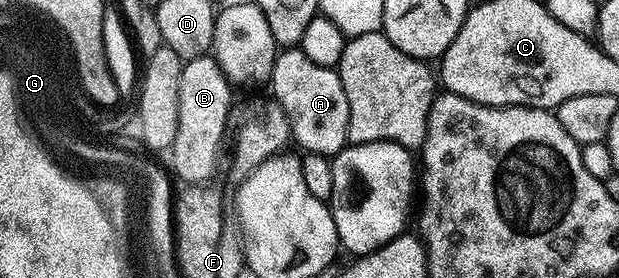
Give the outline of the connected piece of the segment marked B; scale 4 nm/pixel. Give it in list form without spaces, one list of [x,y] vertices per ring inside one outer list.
[[[209,54],[199,59],[187,59],[180,73],[180,97],[178,98],[178,124],[176,137],[168,158],[174,171],[186,185],[202,185],[214,175],[218,163],[218,150],[222,147],[222,134],[227,134],[232,100],[231,83],[226,80],[215,58]]]

